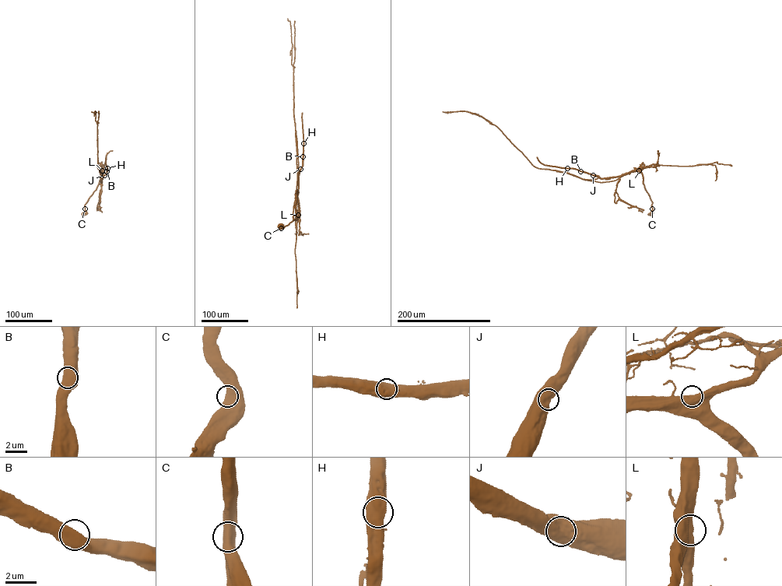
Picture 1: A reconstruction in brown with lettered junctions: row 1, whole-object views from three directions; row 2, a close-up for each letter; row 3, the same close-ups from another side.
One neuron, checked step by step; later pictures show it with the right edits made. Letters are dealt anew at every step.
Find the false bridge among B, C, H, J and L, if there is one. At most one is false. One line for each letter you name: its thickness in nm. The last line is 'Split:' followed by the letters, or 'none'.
Split: none

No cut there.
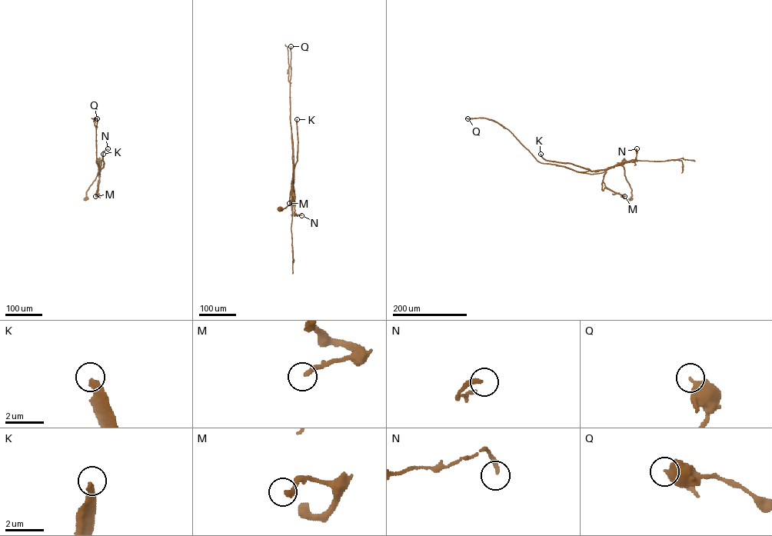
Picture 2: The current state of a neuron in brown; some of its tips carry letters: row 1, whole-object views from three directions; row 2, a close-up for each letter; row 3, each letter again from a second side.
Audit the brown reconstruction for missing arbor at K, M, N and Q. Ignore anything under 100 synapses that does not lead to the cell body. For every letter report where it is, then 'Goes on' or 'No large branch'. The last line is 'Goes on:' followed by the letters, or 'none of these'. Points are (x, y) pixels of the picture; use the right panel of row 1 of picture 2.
K: Place: (540, 154). Goes on
M: Place: (624, 196). No large branch
N: Place: (637, 148). No large branch
Q: Place: (467, 118). No large branch
Goes on: K

